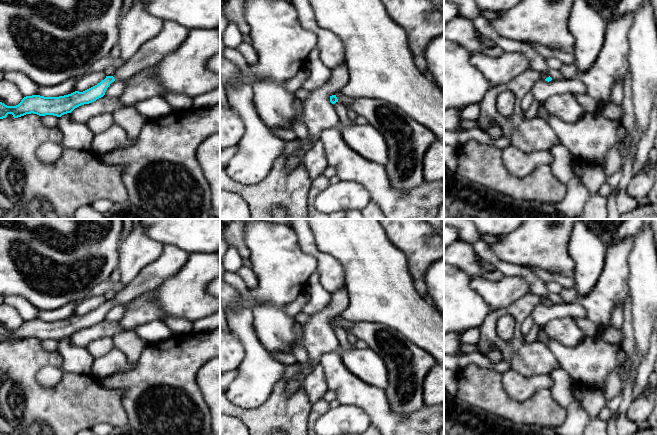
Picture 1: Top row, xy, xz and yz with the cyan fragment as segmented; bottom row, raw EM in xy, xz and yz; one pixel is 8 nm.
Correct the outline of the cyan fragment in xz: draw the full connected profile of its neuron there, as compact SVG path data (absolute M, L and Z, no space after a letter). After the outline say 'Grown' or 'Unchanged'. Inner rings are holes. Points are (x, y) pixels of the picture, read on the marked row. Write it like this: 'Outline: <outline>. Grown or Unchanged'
Outline: M337 93L336 95L330 96L330 102L332 104L335 104L336 102L340 102L340 103L343 103L345 105L349 105L354 101L354 99L355 98L348 97L348 96L340 94L340 93Z. Grown

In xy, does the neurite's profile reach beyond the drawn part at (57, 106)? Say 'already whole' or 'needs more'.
needs more

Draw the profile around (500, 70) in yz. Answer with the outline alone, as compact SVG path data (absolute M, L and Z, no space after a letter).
M503 52L500 57L478 53L471 56L470 62L481 71L492 87L506 84L530 69L526 57L521 53Z

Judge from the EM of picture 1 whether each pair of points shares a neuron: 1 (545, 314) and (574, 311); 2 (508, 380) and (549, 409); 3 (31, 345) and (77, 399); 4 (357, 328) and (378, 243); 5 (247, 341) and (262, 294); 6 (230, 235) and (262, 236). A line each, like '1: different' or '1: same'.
1: same
2: different
3: same
4: different
5: different
6: different

